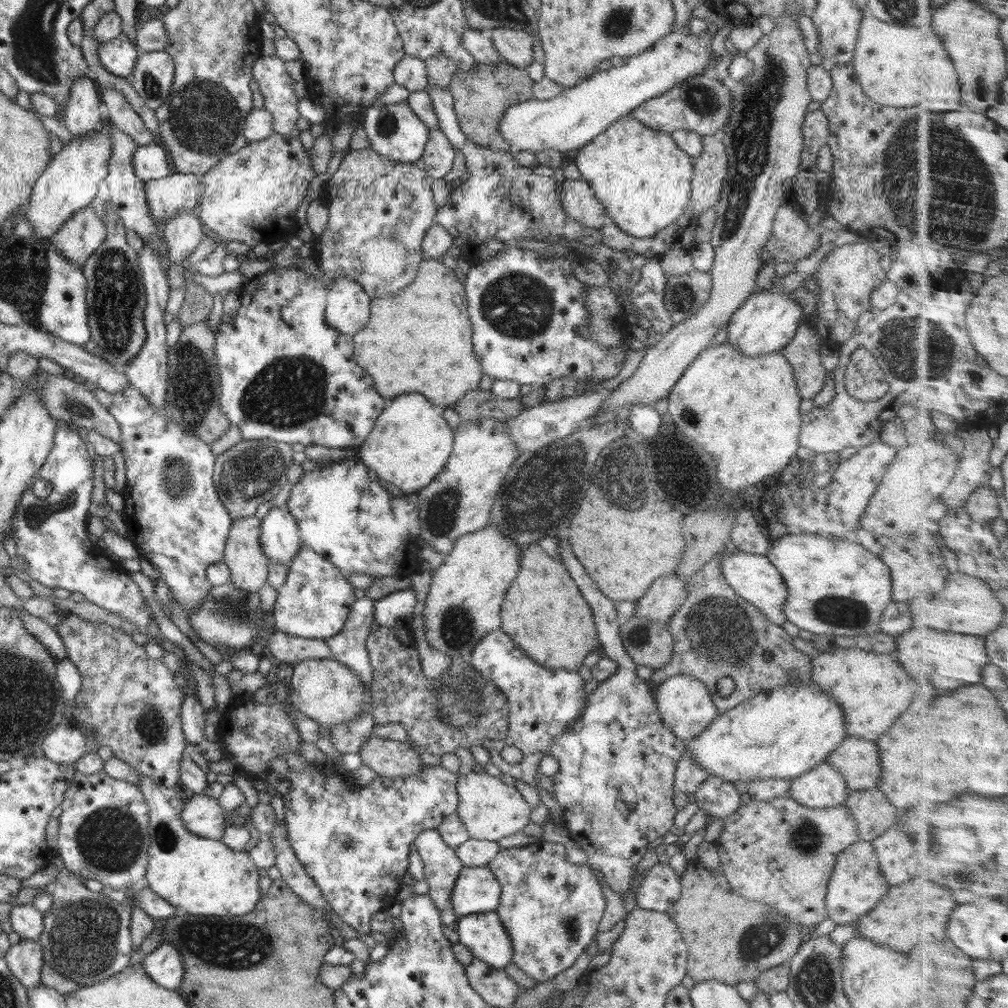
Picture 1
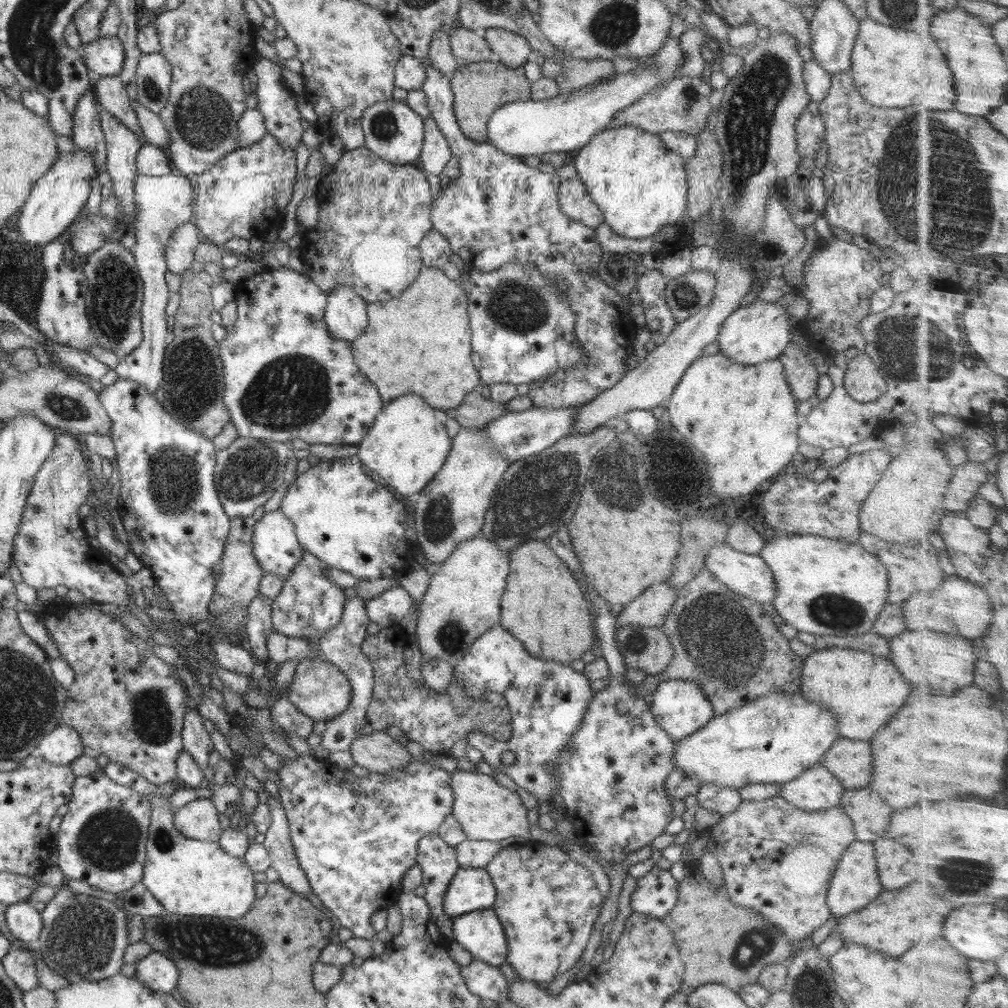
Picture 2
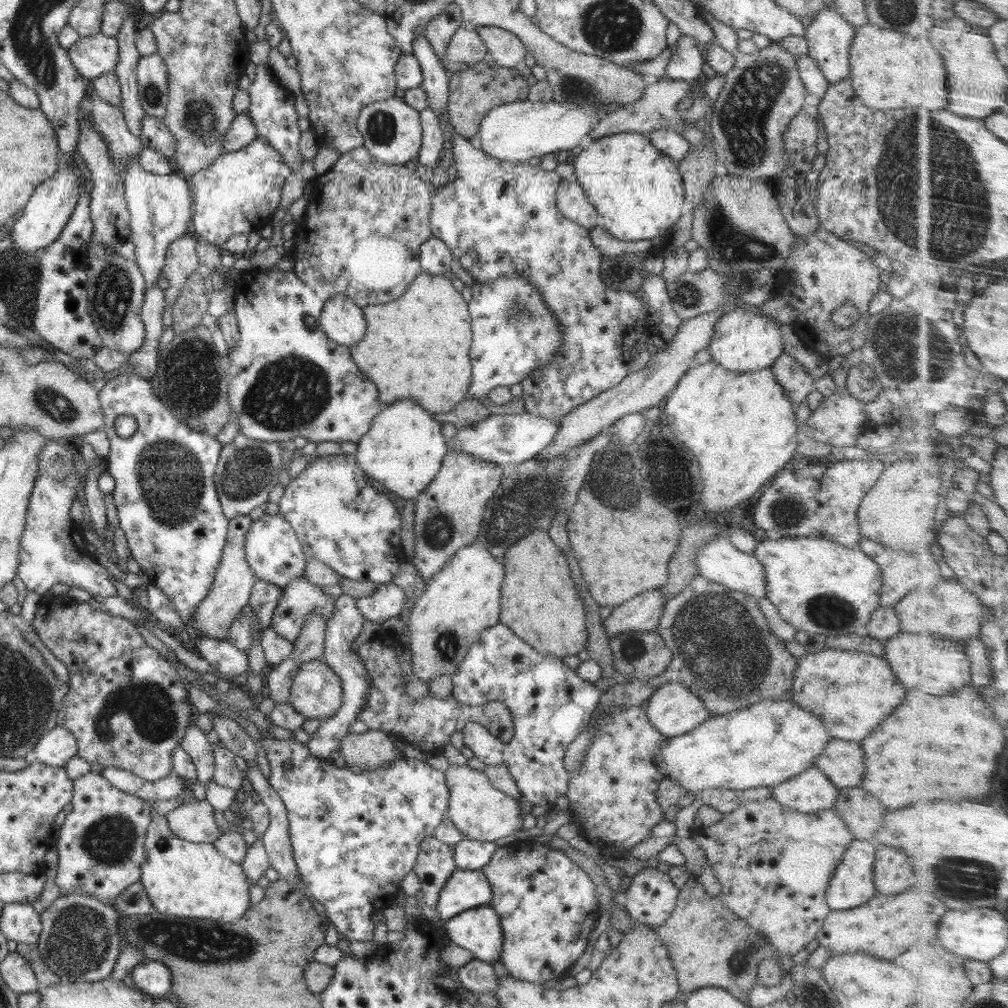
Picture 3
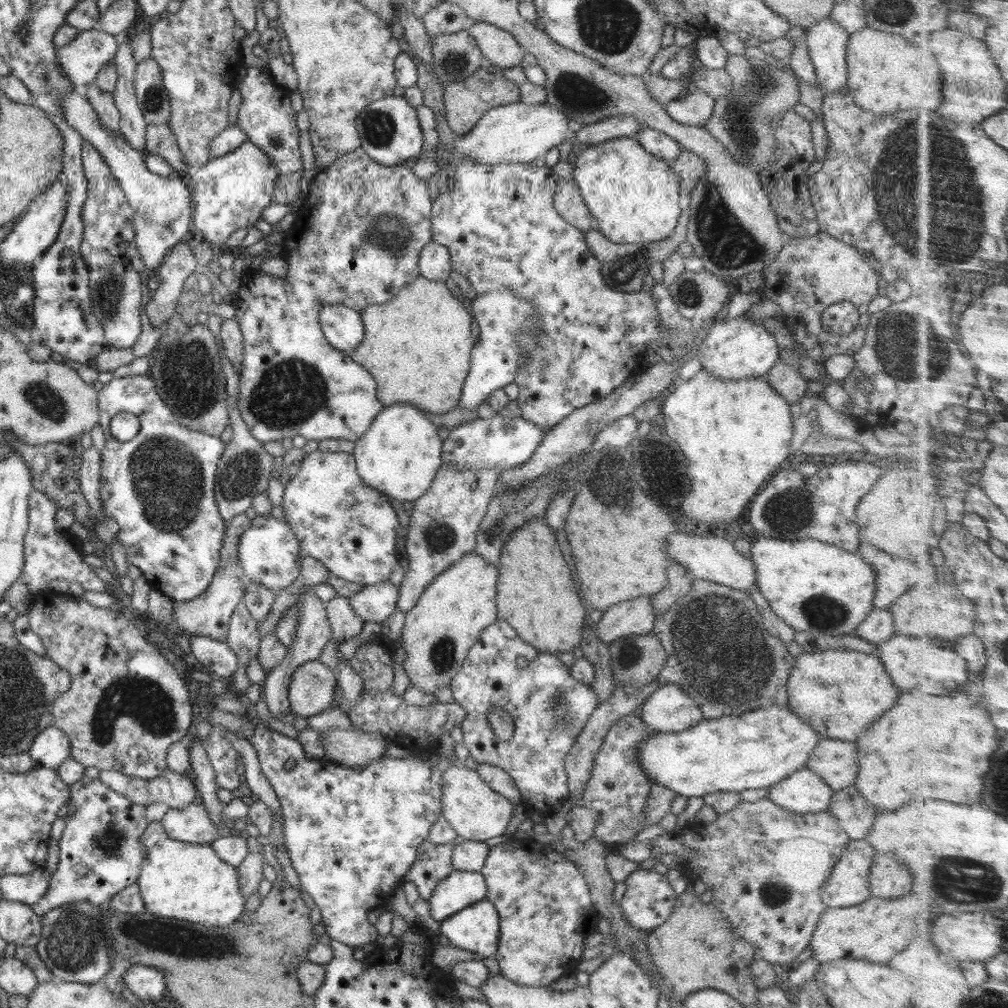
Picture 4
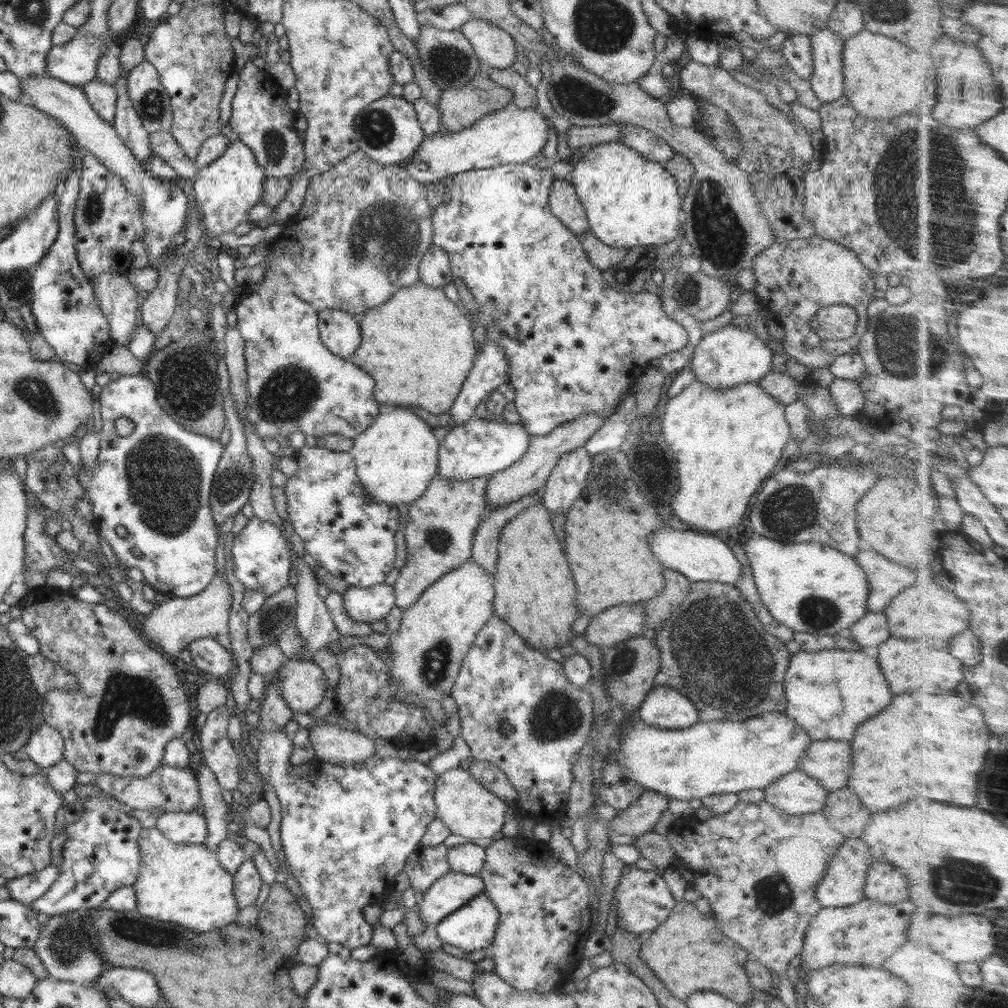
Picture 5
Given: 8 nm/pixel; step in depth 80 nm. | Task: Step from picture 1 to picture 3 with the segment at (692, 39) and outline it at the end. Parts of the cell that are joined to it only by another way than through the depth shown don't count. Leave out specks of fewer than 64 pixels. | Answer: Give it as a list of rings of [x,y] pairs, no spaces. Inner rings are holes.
[[[514,101],[491,108],[480,123],[480,130],[468,138],[469,141],[492,158],[512,161],[527,161],[543,157],[559,150],[571,150],[580,144],[591,128],[601,121],[617,104],[595,104],[587,102],[583,106],[569,102],[550,101],[530,102]]]

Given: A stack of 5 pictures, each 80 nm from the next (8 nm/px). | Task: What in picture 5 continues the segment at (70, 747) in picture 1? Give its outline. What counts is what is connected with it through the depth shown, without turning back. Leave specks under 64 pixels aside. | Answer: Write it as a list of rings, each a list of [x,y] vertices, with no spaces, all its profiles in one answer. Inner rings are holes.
[[[42,725],[24,747],[27,757],[40,768],[47,769],[63,759],[64,739],[49,725]]]

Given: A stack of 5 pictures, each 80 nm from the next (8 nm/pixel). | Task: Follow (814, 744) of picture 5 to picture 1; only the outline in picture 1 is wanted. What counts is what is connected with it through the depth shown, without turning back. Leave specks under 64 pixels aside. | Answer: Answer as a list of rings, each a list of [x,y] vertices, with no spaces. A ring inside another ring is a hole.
[[[847,737],[825,760],[846,781],[849,790],[876,789],[881,779],[880,753],[870,740]]]

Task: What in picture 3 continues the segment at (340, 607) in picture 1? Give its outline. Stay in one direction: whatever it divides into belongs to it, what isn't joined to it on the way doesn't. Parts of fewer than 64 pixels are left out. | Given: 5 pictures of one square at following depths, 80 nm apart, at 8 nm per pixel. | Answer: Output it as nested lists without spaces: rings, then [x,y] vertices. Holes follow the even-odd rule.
[[[299,576],[282,589],[281,597],[279,598],[277,607],[273,612],[270,628],[277,632],[282,638],[294,642],[296,637],[299,636],[302,625],[306,622],[307,616],[312,613],[318,613],[325,620],[326,624],[333,615],[335,609],[335,598],[326,595],[322,591],[322,587],[310,583],[303,576]]]

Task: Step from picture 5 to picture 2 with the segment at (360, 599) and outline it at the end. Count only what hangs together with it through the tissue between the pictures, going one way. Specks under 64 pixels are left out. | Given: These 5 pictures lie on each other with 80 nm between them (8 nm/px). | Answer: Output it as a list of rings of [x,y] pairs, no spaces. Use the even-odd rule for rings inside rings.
[[[401,586],[385,590],[380,596],[365,602],[367,617],[381,627],[398,627],[414,601]]]

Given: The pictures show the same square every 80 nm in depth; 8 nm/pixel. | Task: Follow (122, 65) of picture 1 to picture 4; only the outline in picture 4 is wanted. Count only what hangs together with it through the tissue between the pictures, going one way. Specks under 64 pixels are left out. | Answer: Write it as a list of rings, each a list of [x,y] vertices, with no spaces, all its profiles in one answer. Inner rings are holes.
[[[100,28],[78,32],[63,47],[57,48],[57,60],[65,76],[84,93],[106,63],[113,60],[117,50],[117,38]]]

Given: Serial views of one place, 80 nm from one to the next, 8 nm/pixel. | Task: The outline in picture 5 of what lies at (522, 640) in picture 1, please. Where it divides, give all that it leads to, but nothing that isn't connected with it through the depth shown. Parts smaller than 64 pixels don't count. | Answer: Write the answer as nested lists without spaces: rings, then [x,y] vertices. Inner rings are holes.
[[[543,503],[525,508],[504,525],[499,540],[496,572],[492,575],[495,590],[493,607],[496,609],[496,615],[505,620],[528,644],[542,652],[556,648],[560,644],[569,644],[574,638],[571,626],[580,617],[578,608],[574,604],[576,588],[572,572],[560,550],[560,542],[556,540],[556,534],[552,530],[547,508]]]

